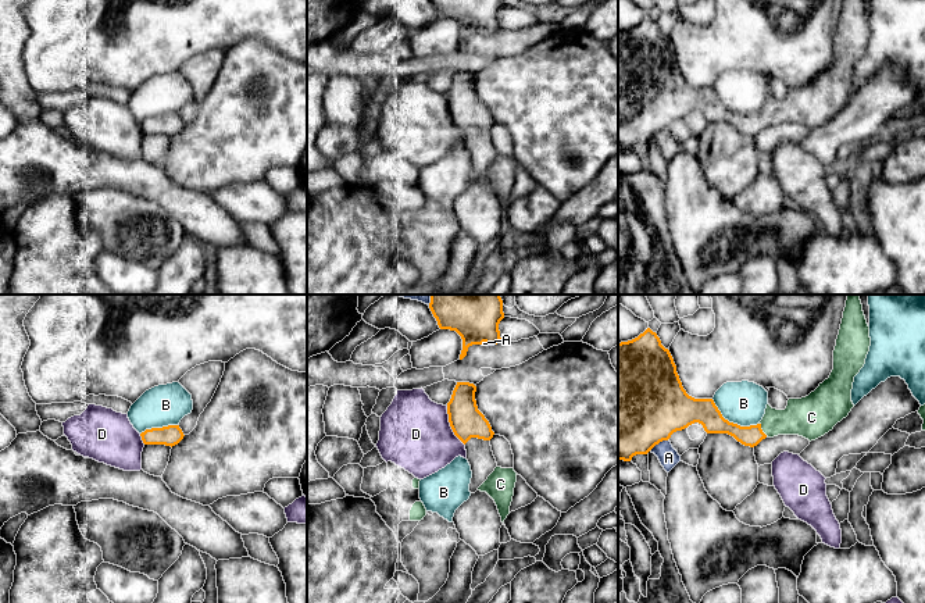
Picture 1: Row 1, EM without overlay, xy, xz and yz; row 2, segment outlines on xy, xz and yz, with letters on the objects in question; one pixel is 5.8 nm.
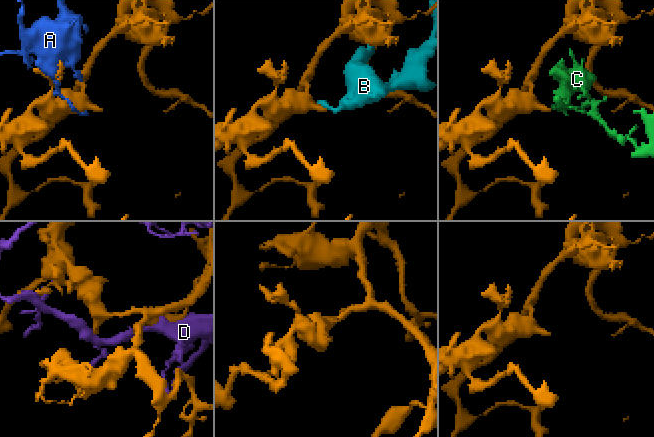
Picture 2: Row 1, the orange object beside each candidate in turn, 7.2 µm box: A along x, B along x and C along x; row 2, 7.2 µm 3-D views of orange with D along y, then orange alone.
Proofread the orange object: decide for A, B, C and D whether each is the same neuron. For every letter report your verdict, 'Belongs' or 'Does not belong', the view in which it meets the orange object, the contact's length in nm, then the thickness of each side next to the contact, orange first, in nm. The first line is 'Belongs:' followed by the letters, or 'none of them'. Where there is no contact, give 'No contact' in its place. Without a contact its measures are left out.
Belongs: C
A: Does not belong. Touches orange in yz. Shared border 130 nm. Thickness 500 nm (orange) against 120 nm
B: Does not belong. Touches orange in yz. Shared border 320 nm. Thickness 150 nm (orange) against 260 nm
C: Belongs. Touches orange in yz. Shared border 90 nm. Thickness 120 nm (orange) against 220 nm
D: Does not belong. Touches orange in xz. Shared border 260 nm. Thickness 190 nm (orange) against 420 nm

